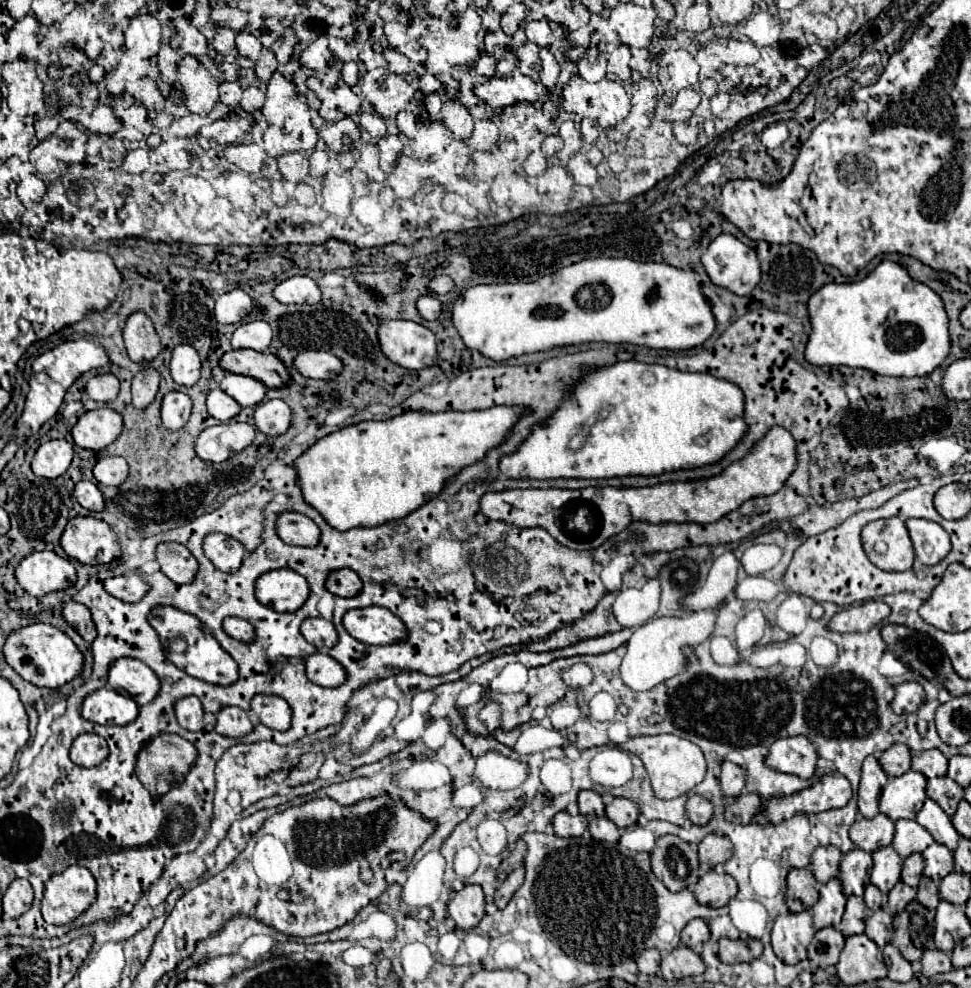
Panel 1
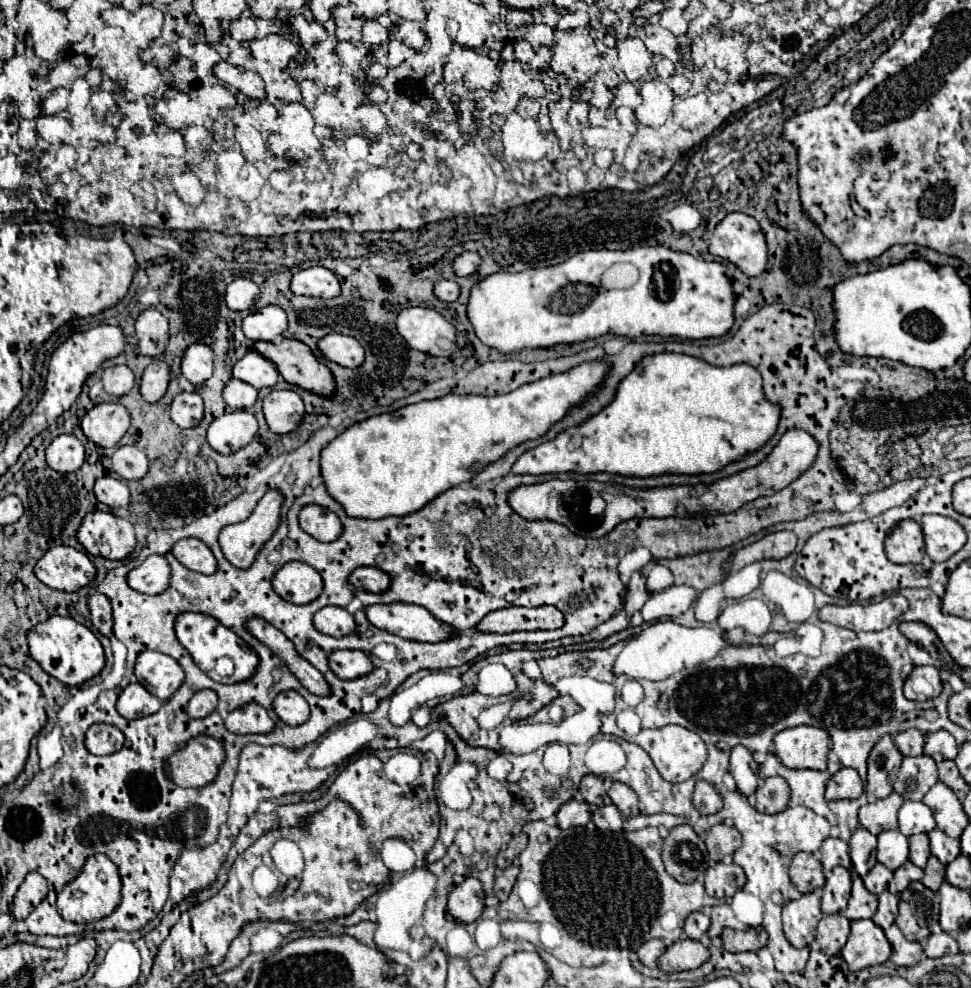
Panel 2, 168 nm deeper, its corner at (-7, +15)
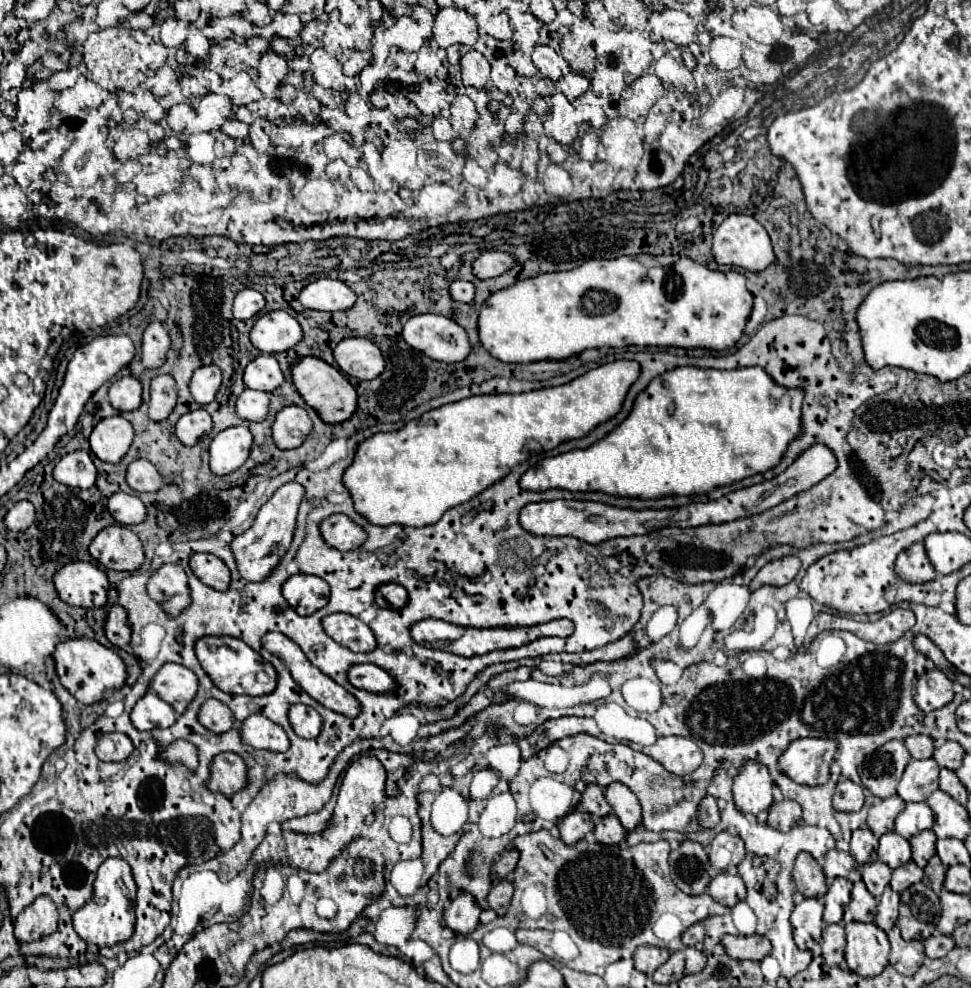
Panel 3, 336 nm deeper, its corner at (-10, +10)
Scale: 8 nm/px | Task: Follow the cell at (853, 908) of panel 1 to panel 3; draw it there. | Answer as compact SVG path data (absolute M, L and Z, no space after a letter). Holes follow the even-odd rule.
M863 881L855 883L851 891L851 903L845 911L845 923L851 923L851 921L873 923L875 913L877 913L877 899L871 897L871 893L867 893L867 887L863 885Z

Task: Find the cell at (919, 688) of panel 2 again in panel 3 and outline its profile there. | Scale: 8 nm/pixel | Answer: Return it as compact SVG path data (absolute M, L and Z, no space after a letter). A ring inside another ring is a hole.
M933 669L923 673L917 683L915 683L915 705L929 713L935 711L943 705L947 705L953 699L953 689L951 689L951 681L945 677L943 671Z

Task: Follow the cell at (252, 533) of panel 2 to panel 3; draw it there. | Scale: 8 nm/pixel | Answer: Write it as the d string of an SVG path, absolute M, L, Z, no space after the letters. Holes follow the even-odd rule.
M285 483L283 487L279 487L273 497L259 509L253 525L237 535L231 541L231 551L233 557L237 561L237 569L241 573L243 579L247 581L263 581L271 569L279 563L279 559L285 555L285 551L291 545L293 539L293 531L295 531L295 517L297 517L297 507L303 499L303 487L299 483Z

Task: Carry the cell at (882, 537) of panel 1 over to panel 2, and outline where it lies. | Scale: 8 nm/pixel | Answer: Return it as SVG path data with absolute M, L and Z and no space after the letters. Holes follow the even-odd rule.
M914 520L900 522L886 538L886 556L894 564L920 564L924 558L922 528Z

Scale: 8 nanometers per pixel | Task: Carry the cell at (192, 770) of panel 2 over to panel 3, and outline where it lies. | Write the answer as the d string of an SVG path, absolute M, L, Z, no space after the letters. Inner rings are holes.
M217 753L211 761L207 789L215 793L231 795L239 789L243 789L243 781L247 781L247 769L243 765L243 759L235 753Z

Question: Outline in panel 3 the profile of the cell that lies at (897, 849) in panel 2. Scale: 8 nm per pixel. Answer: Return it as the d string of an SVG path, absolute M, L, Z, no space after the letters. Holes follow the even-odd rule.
M891 831L879 839L877 855L879 855L879 861L887 863L891 869L897 869L899 865L911 861L911 847L907 839Z

